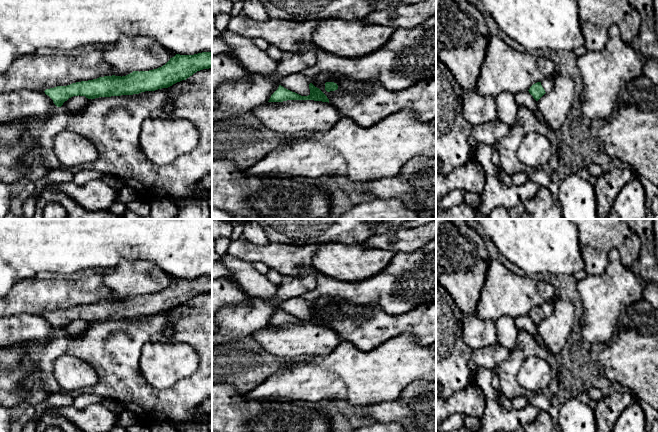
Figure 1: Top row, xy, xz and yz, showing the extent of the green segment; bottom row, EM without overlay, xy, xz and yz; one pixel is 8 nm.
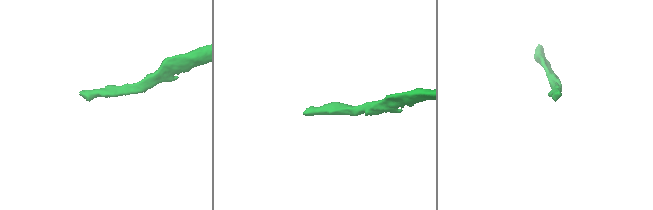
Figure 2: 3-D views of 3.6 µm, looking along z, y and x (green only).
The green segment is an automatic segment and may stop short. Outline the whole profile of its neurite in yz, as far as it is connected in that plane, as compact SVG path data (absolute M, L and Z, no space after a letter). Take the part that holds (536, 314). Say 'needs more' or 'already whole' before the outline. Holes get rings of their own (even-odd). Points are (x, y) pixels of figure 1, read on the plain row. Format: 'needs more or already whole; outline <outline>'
needs more; outline M551 301L543 303L541 306L533 308L528 314L533 322L538 325L545 317L551 315L554 310L554 303Z

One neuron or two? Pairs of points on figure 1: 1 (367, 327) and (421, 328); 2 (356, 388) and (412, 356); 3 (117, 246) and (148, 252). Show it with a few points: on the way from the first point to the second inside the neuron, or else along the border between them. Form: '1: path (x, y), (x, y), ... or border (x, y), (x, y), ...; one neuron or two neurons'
1: path (380, 325), (408, 323); one neuron
2: path (370, 377), (380, 375), (398, 362); one neuron
3: path (125, 246), (130, 249), (140, 249); one neuron

